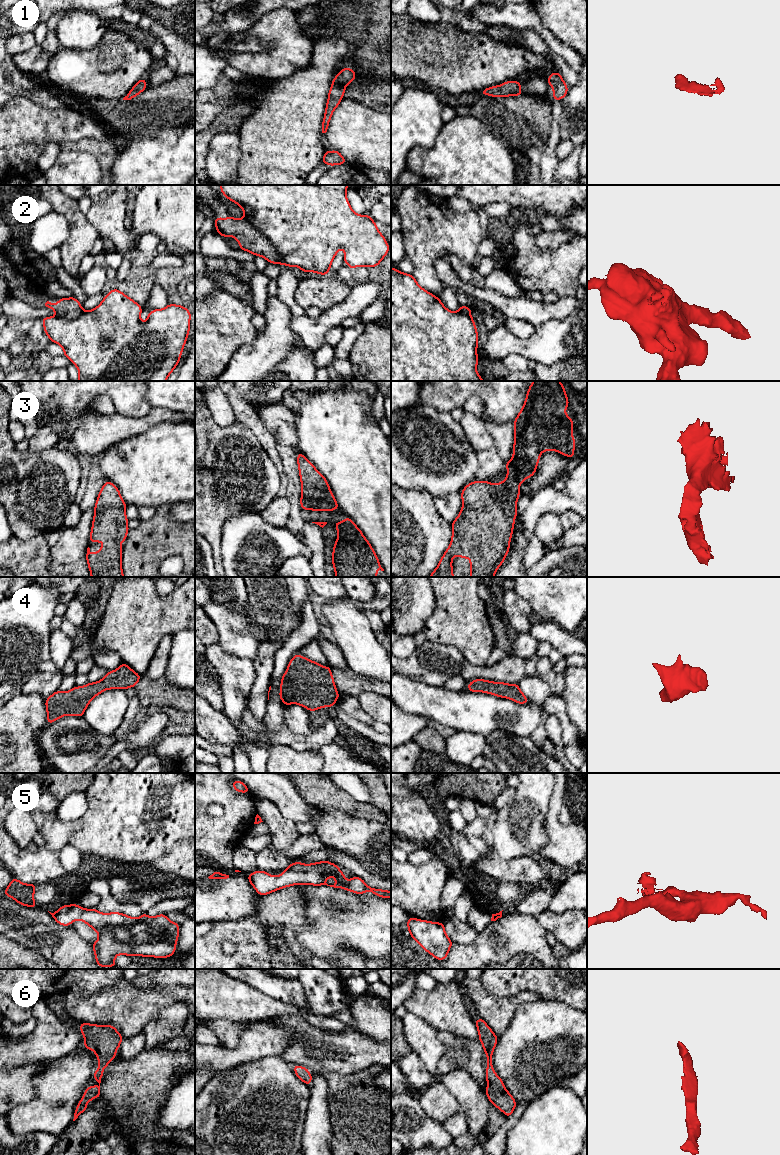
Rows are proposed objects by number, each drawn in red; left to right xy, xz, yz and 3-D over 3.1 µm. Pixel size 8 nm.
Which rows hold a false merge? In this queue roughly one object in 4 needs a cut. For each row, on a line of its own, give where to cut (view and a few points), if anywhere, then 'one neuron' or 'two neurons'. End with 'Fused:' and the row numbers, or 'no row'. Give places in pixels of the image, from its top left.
1: cut none; one neuron
2: cut xz (243, 218), (258, 229), (271, 243), (276, 251), (277, 263); two neurons
3: cut none; one neuron
4: cut none; one neuron
5: cut xz (248, 875), (251, 883); two neurons
6: cut none; one neuron
Fused: 2, 5

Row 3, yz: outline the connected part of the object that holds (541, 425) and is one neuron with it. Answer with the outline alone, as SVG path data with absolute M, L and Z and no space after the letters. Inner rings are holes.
M560 381L531 383L524 405L514 420L513 457L504 462L507 467L506 479L497 485L489 481L473 481L464 487L461 491L462 509L451 523L451 544L429 577L455 577L451 565L455 554L459 558L470 559L470 577L494 577L509 552L522 481L535 474L543 451L557 451L574 458L574 423L564 412L568 405L568 397Z

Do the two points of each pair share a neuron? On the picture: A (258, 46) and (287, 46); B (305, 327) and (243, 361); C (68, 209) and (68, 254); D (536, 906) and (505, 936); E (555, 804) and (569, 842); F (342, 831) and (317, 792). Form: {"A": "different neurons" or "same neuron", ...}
{"A": "different neurons", "B": "different neurons", "C": "same neuron", "D": "different neurons", "E": "same neuron", "F": "different neurons"}

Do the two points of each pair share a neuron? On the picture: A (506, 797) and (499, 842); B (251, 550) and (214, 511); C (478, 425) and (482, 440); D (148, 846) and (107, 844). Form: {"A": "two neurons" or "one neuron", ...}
{"A": "two neurons", "B": "two neurons", "C": "one neuron", "D": "one neuron"}

